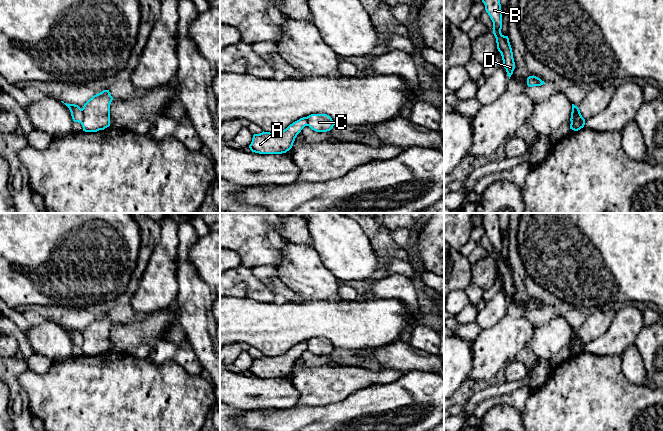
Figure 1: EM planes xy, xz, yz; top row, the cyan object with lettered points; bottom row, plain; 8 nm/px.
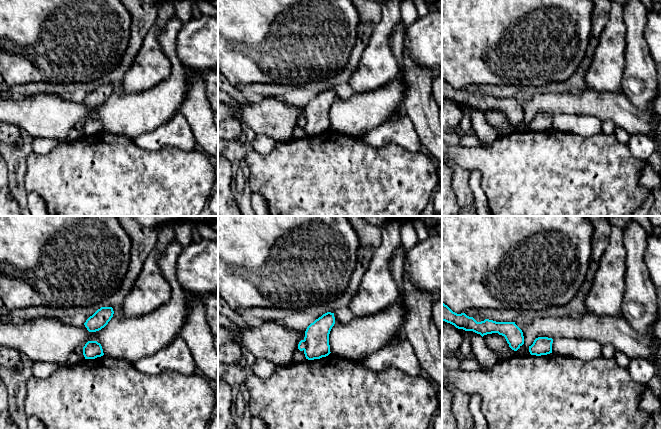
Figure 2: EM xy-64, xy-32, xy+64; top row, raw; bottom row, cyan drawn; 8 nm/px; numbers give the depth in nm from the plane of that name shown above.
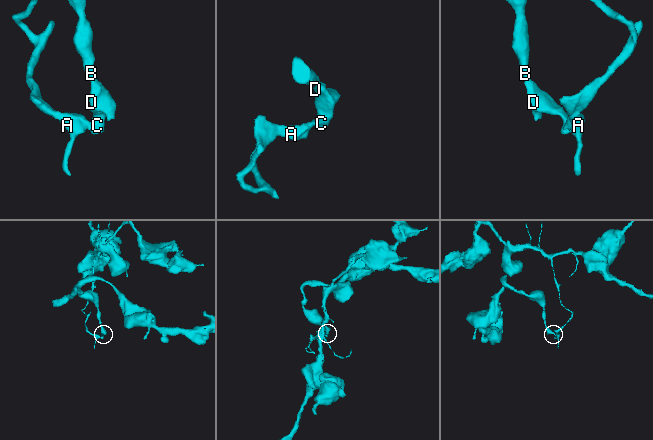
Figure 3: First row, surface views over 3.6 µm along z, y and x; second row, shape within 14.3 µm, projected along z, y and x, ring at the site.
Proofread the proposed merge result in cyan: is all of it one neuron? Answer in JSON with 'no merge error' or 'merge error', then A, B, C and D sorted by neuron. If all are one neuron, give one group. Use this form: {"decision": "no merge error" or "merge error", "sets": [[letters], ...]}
{"decision": "merge error", "sets": [["A"], ["B", "C", "D"]]}

